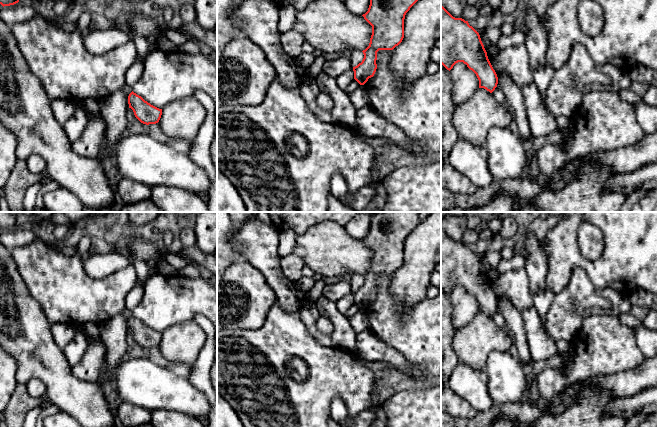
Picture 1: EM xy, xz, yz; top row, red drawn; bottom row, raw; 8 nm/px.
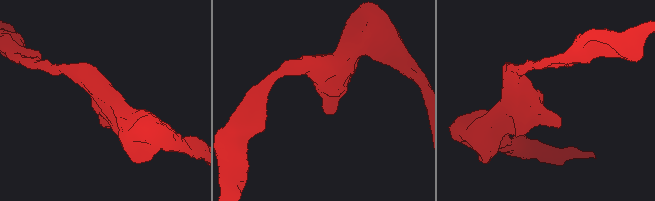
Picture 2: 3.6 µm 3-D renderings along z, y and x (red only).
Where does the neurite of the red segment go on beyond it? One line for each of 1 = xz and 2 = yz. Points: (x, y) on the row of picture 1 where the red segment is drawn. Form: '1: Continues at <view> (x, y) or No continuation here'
1: No continuation here
2: No continuation here

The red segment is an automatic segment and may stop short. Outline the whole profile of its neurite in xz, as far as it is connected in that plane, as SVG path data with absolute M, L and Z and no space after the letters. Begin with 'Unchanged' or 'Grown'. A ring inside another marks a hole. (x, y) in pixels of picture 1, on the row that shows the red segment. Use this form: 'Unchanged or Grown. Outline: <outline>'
Unchanged. Outline: M370 0L368 11L362 16L372 26L369 46L364 58L353 67L354 79L364 85L377 69L377 52L393 50L404 38L406 13L418 0Z

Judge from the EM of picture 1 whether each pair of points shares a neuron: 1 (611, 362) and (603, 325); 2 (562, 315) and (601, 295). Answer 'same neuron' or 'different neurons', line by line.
1: same neuron
2: same neuron

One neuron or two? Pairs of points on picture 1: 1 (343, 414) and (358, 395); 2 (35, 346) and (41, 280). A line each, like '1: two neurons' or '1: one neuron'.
1: two neurons
2: two neurons

